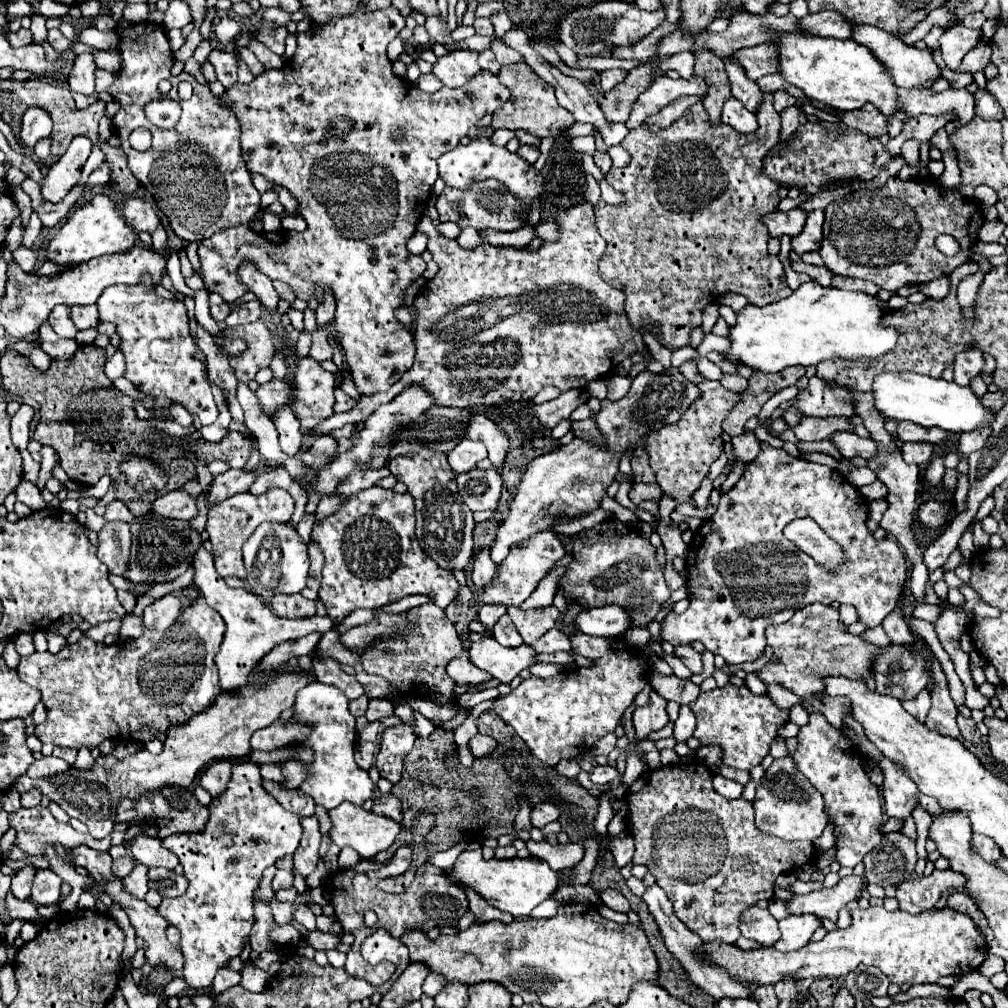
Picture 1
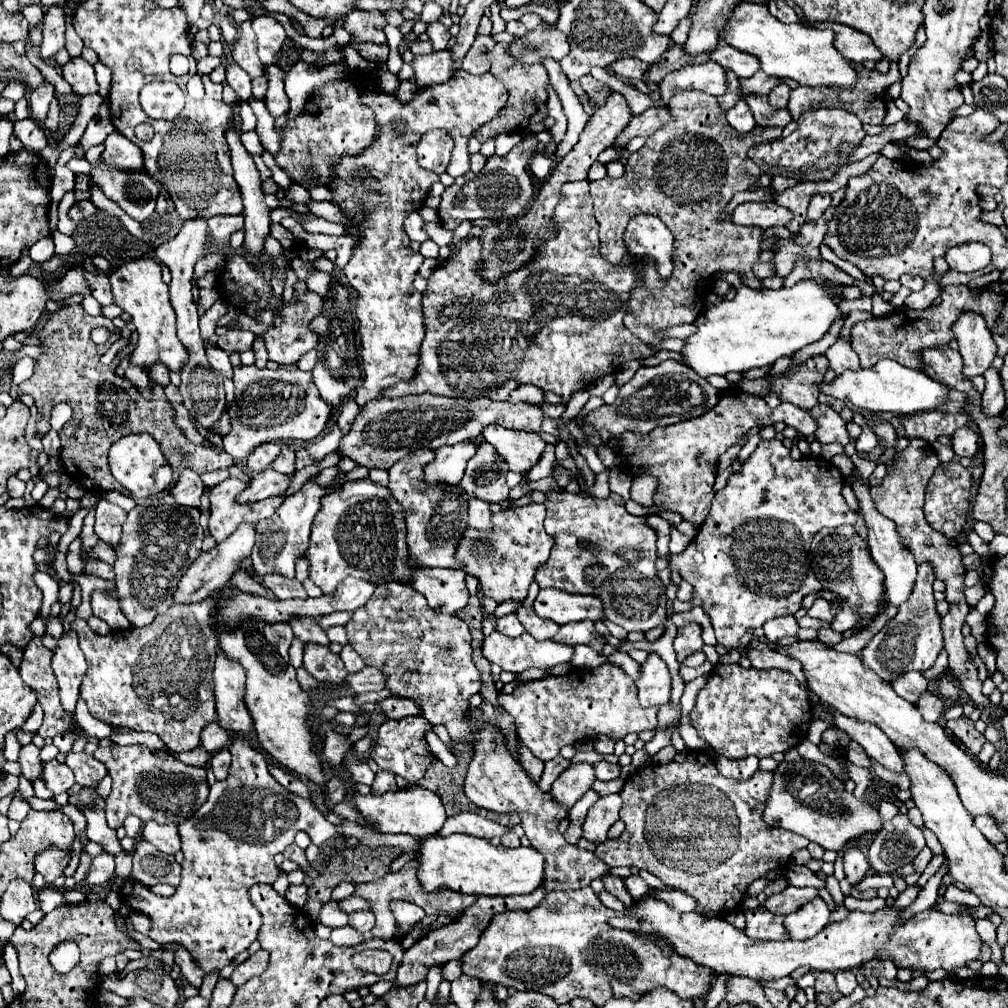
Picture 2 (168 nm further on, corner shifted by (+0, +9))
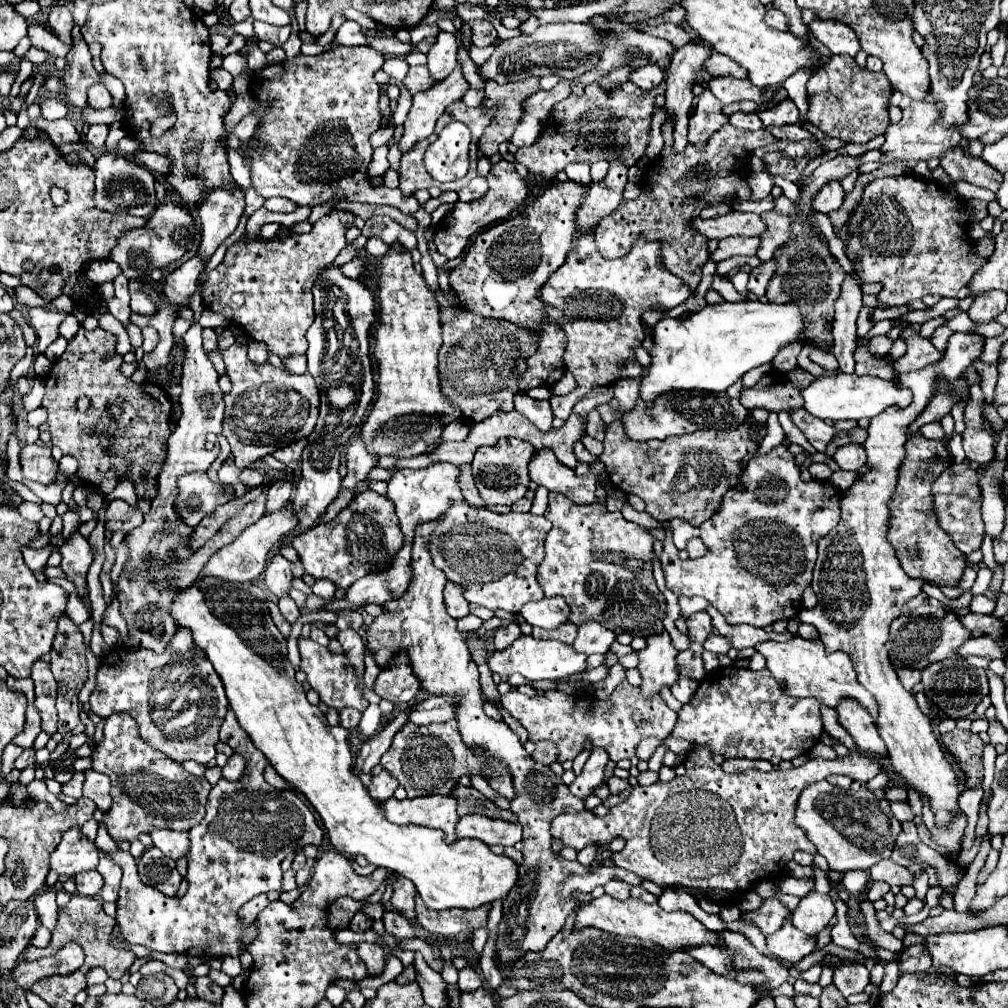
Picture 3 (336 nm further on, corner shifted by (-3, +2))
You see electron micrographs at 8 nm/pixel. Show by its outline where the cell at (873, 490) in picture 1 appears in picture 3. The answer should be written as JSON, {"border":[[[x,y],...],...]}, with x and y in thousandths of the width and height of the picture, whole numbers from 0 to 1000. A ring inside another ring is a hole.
{"border":[[[945,330],[939,338],[936,356],[912,366],[912,368],[902,368],[902,370],[892,370],[890,378],[894,384],[902,384],[906,388],[906,400],[904,404],[882,404],[880,408],[876,408],[876,412],[870,412],[868,416],[864,416],[862,422],[862,434],[856,439],[858,447],[860,447],[860,463],[862,467],[856,469],[852,473],[852,477],[848,477],[840,487],[836,487],[834,491],[834,516],[832,521],[813,537],[813,553],[809,559],[809,566],[807,566],[807,586],[811,590],[811,600],[807,604],[797,604],[793,608],[793,616],[803,618],[811,624],[813,634],[818,638],[820,646],[836,646],[842,650],[852,678],[868,691],[870,701],[872,701],[872,709],[868,713],[868,719],[874,727],[874,733],[880,739],[882,745],[882,753],[884,753],[884,761],[886,765],[896,771],[900,775],[902,781],[910,783],[912,787],[920,789],[930,813],[930,820],[936,822],[941,818],[941,814],[945,814],[943,807],[951,805],[949,801],[949,791],[951,791],[951,779],[949,779],[949,771],[943,763],[943,759],[938,753],[938,747],[924,723],[924,715],[920,709],[914,707],[914,703],[908,697],[908,691],[896,684],[888,662],[884,662],[886,658],[882,656],[882,648],[878,644],[878,638],[882,634],[882,620],[886,614],[890,614],[894,610],[896,600],[910,592],[916,584],[916,580],[924,578],[920,574],[904,574],[900,572],[900,568],[896,568],[892,555],[888,551],[888,545],[884,543],[880,529],[882,529],[882,515],[884,515],[884,505],[882,505],[882,495],[888,487],[890,481],[890,473],[892,473],[892,463],[898,455],[898,439],[900,439],[900,426],[902,422],[910,416],[910,412],[920,404],[920,400],[924,398],[926,392],[930,392],[930,386],[934,382],[941,382],[945,380],[949,374],[953,374],[953,370],[973,352],[977,344],[977,334],[973,332],[963,332],[963,330]]]}

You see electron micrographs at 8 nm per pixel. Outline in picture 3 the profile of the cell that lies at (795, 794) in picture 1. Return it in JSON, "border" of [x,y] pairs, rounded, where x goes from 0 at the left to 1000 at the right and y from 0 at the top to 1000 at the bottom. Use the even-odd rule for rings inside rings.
{"border":[[[820,775],[797,783],[789,805],[789,816],[799,822],[811,846],[820,852],[822,862],[834,866],[846,862],[860,864],[864,858],[882,852],[888,832],[894,826],[894,818],[884,807],[880,793],[870,793],[866,785],[838,785]]]}

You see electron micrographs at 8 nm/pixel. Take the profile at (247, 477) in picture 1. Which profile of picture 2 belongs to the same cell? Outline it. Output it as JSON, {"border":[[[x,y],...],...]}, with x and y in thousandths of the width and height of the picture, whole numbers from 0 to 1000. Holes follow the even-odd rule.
{"border":[[[264,438],[264,440],[258,440],[256,444],[252,444],[252,448],[246,452],[244,456],[244,464],[250,466],[250,468],[258,468],[258,466],[264,466],[270,456],[278,450],[278,440],[272,440],[272,438]]]}

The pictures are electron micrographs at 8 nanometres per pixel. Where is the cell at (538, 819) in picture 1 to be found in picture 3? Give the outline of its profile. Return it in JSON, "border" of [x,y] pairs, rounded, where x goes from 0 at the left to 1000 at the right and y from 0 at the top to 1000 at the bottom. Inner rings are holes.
{"border":[[[588,741],[586,749],[578,761],[578,767],[564,779],[566,787],[576,791],[576,793],[584,791],[588,783],[598,779],[598,763],[602,757],[604,757],[602,745],[598,745],[596,741]]]}

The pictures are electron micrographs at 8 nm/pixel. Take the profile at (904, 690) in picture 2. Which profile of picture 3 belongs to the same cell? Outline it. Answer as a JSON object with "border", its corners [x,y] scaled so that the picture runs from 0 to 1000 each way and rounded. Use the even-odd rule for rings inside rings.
{"border":[[[894,662],[894,664],[890,664],[890,670],[892,670],[892,676],[896,678],[896,682],[898,682],[900,686],[904,686],[904,682],[914,676],[914,668],[908,666],[908,664],[904,664],[904,662]]]}

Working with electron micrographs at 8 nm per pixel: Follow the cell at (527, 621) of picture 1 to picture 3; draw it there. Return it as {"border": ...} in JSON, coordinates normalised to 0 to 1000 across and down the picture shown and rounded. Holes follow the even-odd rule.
{"border":[[[559,618],[553,624],[529,624],[527,628],[531,634],[555,634],[563,640],[566,640],[572,632],[572,620],[568,618]]]}

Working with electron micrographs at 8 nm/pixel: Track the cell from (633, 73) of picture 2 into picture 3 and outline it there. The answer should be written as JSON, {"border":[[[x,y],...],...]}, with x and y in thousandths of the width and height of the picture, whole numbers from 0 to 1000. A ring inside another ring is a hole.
{"border":[[[642,64],[626,72],[626,82],[636,88],[650,88],[658,82],[658,68],[654,64]]]}

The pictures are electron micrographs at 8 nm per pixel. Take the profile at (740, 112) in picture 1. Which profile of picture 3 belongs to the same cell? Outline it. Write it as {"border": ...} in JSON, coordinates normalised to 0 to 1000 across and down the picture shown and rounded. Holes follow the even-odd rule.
{"border":[[[727,112],[727,114],[723,116],[723,120],[725,120],[729,126],[741,128],[741,130],[751,130],[751,128],[757,126],[757,122],[755,122],[755,118],[753,118],[751,112]]]}

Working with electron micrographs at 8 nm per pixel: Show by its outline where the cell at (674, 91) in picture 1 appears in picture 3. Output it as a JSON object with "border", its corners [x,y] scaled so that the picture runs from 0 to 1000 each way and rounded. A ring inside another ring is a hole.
{"border":[[[717,76],[717,78],[705,78],[701,82],[703,90],[717,102],[729,102],[729,100],[737,100],[737,98],[745,98],[749,100],[753,106],[761,104],[767,100],[771,86],[749,86],[747,82],[743,82],[741,78],[729,78],[729,76]]]}

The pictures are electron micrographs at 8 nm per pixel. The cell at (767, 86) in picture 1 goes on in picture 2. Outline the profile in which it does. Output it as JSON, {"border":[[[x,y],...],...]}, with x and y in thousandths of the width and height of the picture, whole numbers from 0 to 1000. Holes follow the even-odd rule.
{"border":[[[752,69],[748,75],[734,79],[734,83],[736,83],[736,95],[740,95],[742,91],[746,91],[746,93],[762,93],[774,81],[776,81],[774,77],[764,77],[760,71]]]}

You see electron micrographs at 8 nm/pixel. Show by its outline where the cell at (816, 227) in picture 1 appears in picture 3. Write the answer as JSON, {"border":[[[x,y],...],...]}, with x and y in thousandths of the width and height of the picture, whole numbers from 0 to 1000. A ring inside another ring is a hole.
{"border":[[[822,180],[820,184],[814,186],[814,189],[809,193],[807,197],[807,205],[813,209],[813,211],[824,211],[828,207],[832,207],[836,203],[836,197],[838,197],[838,191],[836,191],[836,186],[832,180]]]}

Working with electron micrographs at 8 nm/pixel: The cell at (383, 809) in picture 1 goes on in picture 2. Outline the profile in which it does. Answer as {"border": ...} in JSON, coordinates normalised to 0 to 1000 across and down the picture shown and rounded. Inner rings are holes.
{"border":[[[377,764],[371,772],[371,778],[369,778],[369,788],[377,790],[377,788],[383,788],[383,786],[393,786],[395,780],[393,780],[393,774],[391,774],[391,768],[387,766],[381,766]]]}

